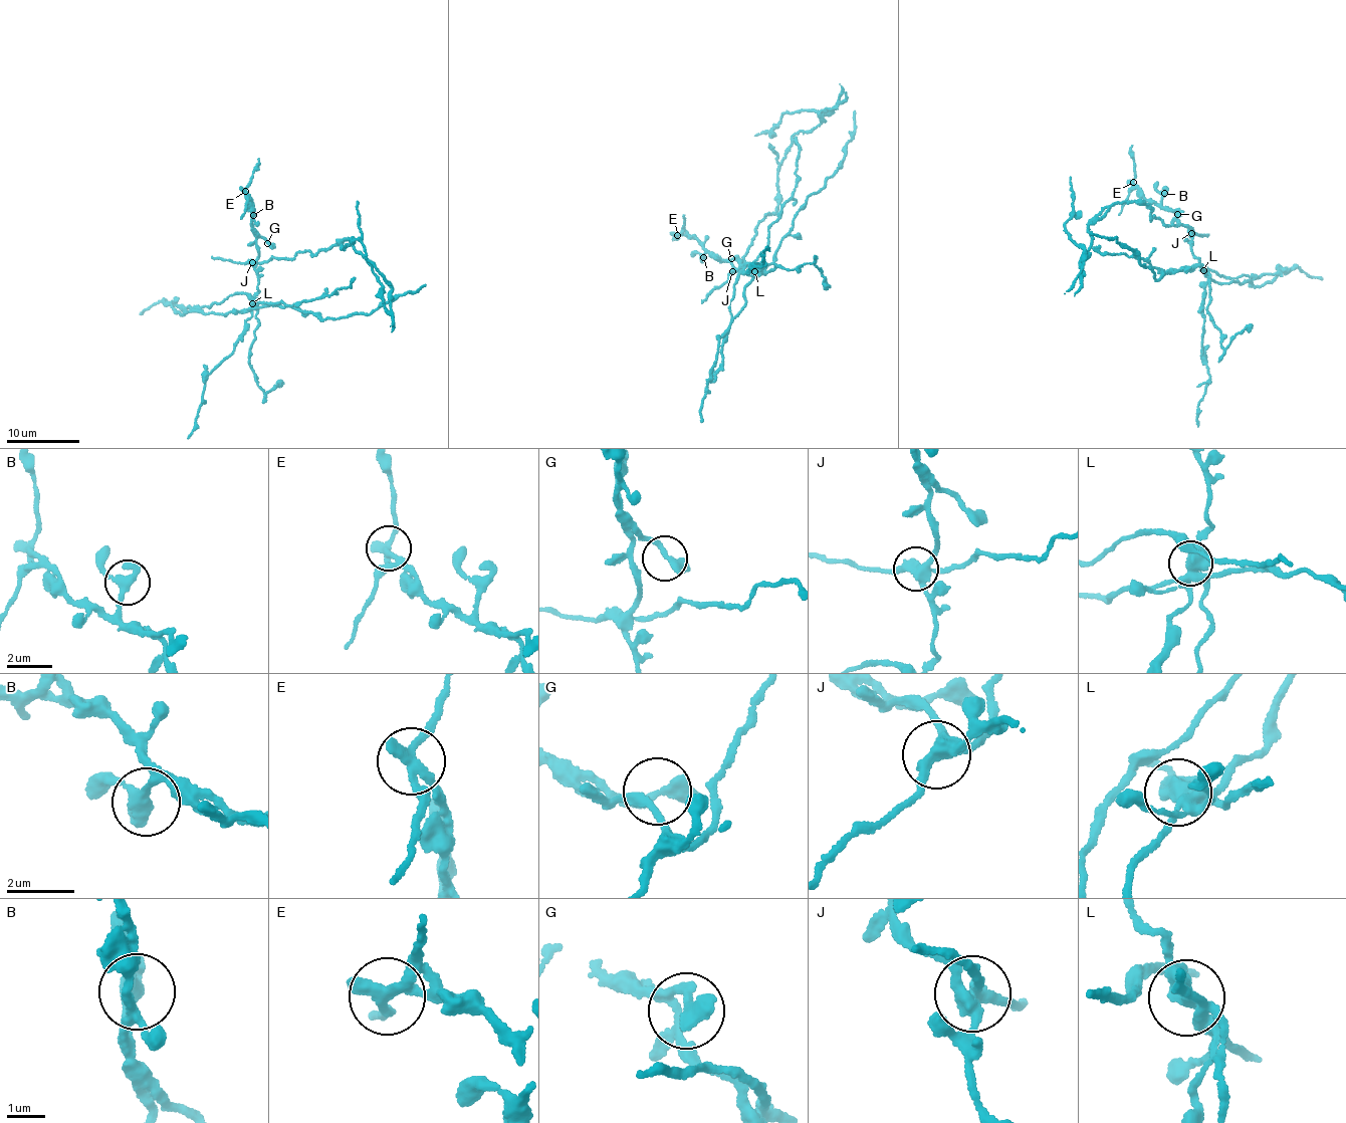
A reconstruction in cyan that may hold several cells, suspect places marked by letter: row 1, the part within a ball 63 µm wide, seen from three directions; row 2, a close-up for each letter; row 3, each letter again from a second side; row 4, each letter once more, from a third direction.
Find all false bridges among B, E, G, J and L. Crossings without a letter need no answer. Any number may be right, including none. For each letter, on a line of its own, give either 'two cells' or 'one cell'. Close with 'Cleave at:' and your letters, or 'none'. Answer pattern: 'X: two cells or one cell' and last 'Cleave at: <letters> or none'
B: one cell
E: two cells
G: one cell
J: two cells
L: two cells
Cleave at: E, J, L

